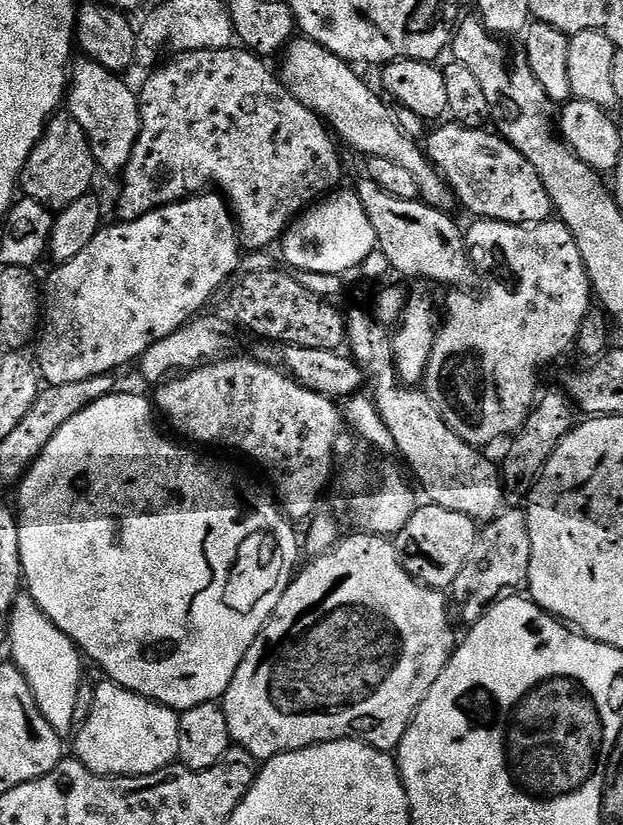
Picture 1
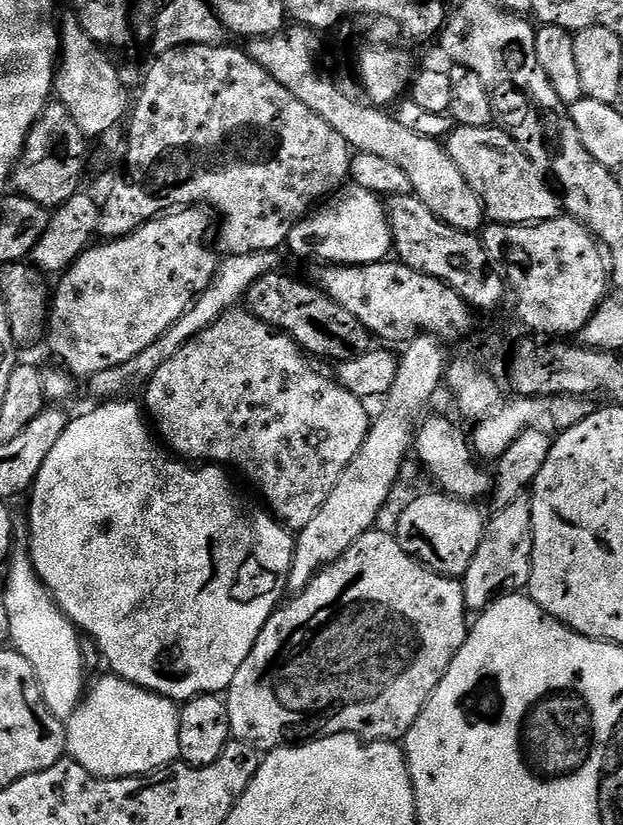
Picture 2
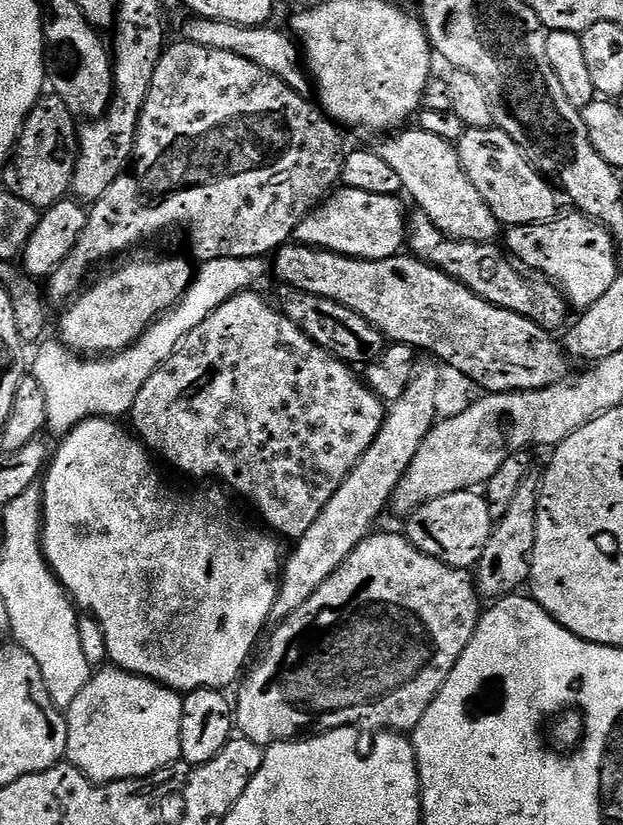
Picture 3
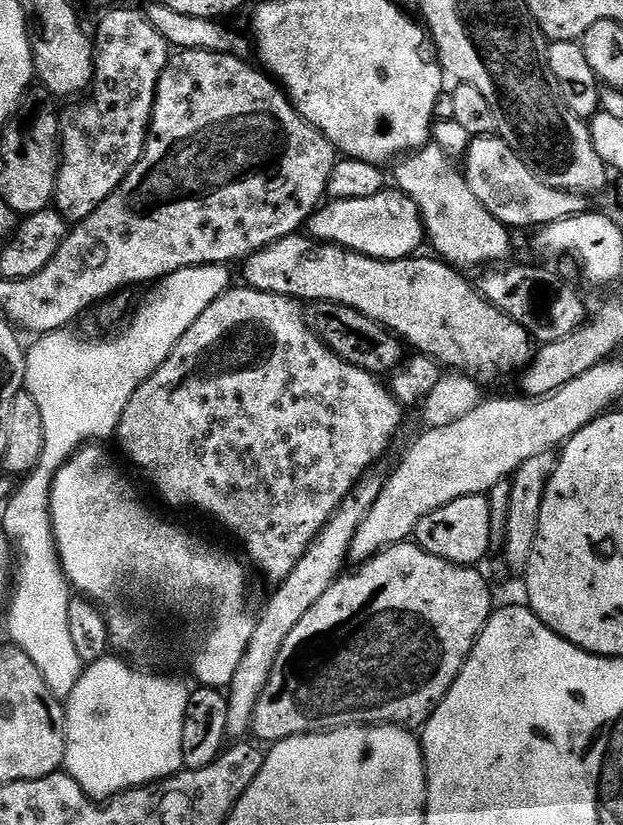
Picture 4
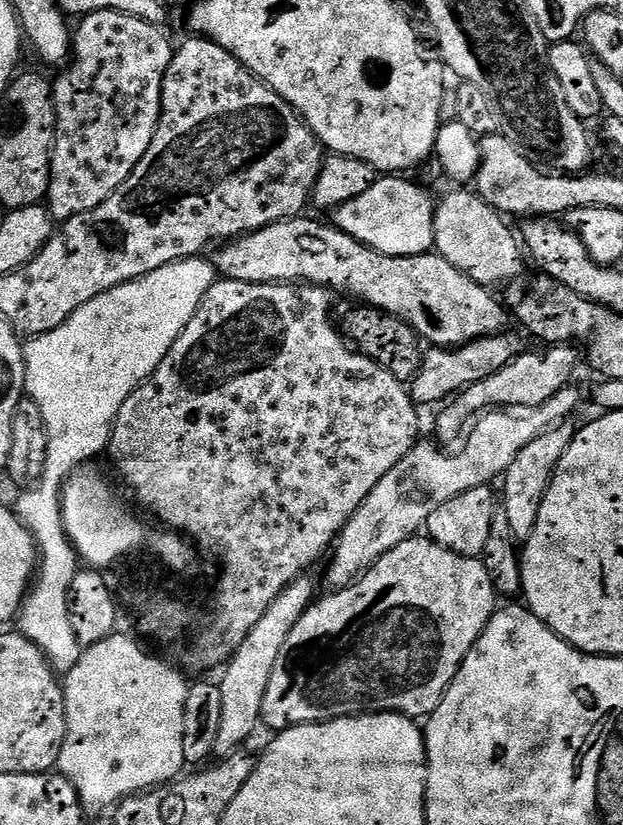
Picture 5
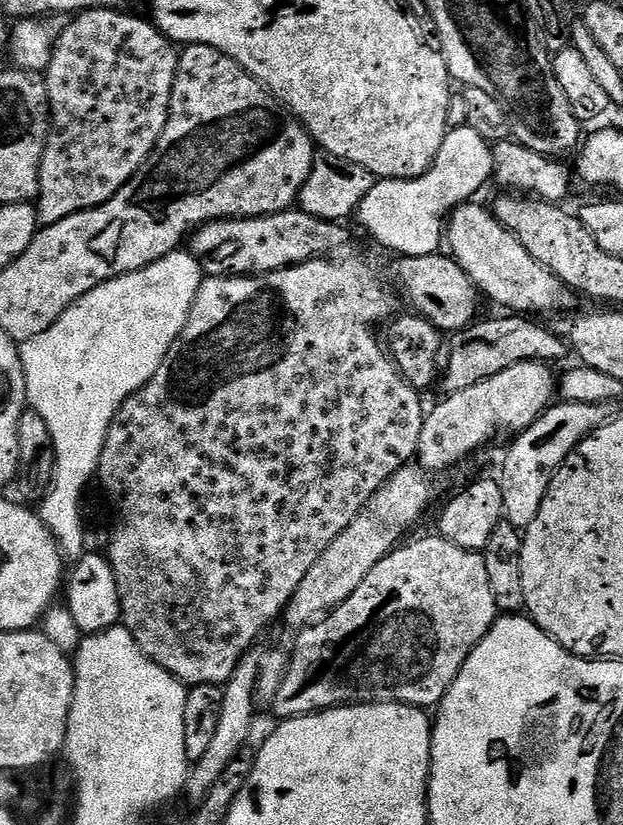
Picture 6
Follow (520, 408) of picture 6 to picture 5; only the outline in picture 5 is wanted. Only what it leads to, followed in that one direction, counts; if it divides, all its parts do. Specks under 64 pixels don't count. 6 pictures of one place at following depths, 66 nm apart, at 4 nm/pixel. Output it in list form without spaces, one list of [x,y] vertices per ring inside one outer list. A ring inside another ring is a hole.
[[[566,344],[548,346],[545,349],[541,356],[532,350],[525,350],[519,358],[502,366],[502,370],[490,374],[490,378],[482,378],[482,382],[468,385],[447,405],[449,408],[437,418],[436,432],[441,436],[439,439],[441,441],[456,439],[459,441],[473,417],[485,410],[538,408],[542,402],[554,398],[554,394],[558,394],[558,390],[569,387],[571,380],[568,379],[576,372],[577,349]]]

